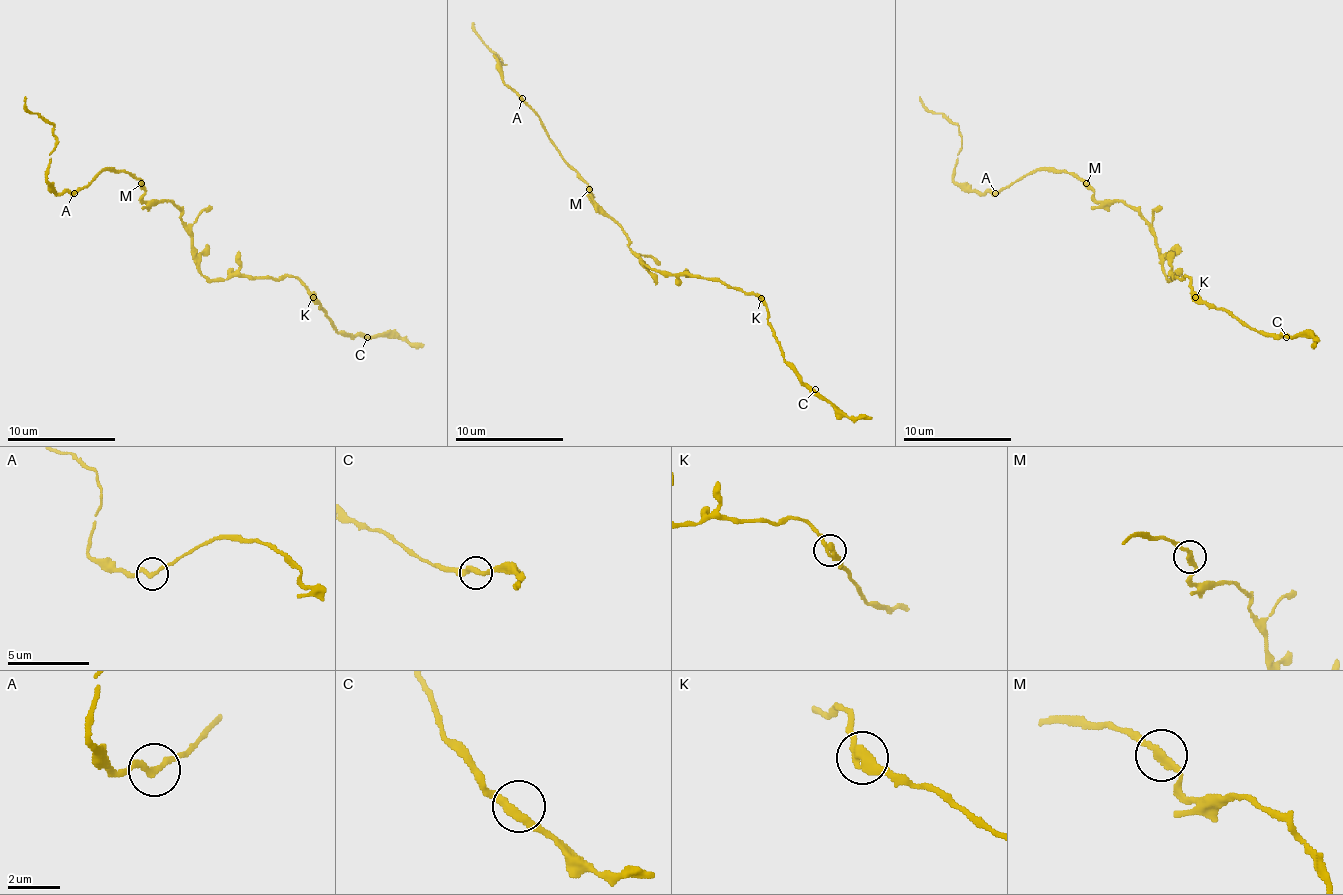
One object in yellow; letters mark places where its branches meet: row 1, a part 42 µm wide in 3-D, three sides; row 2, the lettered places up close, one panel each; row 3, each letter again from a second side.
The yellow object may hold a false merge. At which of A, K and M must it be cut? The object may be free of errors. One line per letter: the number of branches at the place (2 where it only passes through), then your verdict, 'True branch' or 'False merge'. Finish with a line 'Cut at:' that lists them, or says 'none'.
A: Branches: 2. True branch
K: Branches: 2. True branch
M: Branches: 2. True branch
Cut at: none

